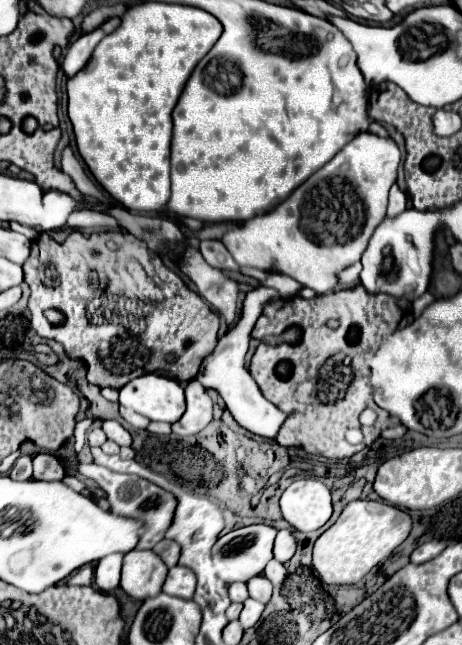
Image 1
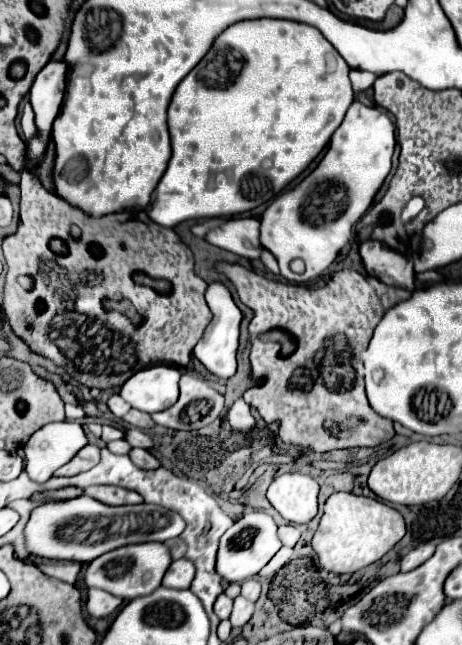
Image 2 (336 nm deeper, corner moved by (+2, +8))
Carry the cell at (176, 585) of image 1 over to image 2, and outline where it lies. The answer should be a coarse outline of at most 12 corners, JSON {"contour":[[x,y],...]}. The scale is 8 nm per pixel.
{"contour":[[188,558],[174,560],[162,586],[190,588],[194,564]]}

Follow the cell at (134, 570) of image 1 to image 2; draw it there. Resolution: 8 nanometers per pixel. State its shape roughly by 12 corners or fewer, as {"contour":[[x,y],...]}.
{"contour":[[162,542],[92,560],[84,582],[124,600],[154,592],[170,566]]}

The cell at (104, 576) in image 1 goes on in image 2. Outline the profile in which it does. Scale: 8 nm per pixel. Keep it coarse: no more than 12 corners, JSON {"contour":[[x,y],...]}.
{"contour":[[102,588],[88,590],[86,610],[90,616],[112,614],[122,598]]}

